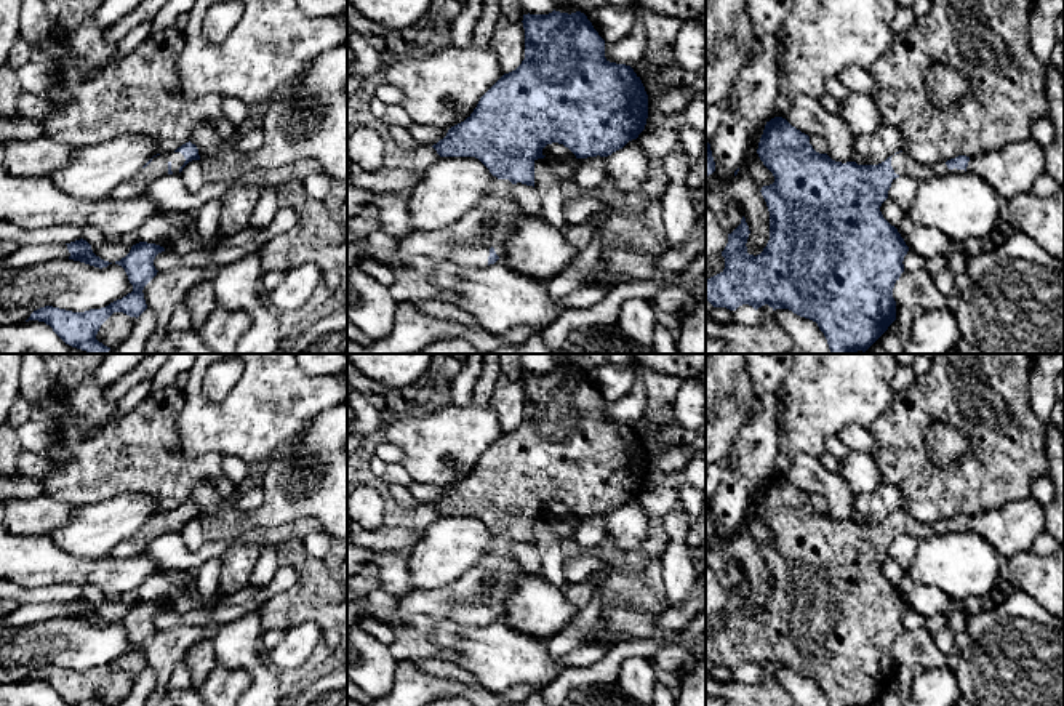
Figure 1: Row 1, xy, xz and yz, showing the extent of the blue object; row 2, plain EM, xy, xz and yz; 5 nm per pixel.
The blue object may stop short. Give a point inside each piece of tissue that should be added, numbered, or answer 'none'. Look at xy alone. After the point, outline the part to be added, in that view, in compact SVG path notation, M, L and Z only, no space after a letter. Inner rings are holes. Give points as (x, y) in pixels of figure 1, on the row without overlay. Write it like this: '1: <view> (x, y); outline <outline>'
1: xy (135, 545); outline M181 511L160 512L134 535L117 543L112 556L118 559L139 556L154 538L168 533L170 528L179 533L179 527L184 523L184 520L186 517Z

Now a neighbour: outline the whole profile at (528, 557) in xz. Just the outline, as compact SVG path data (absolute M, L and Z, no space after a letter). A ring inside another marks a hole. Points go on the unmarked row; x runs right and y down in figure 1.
M522 541L510 544L510 556L518 562L526 575L541 575L542 560L536 546Z

